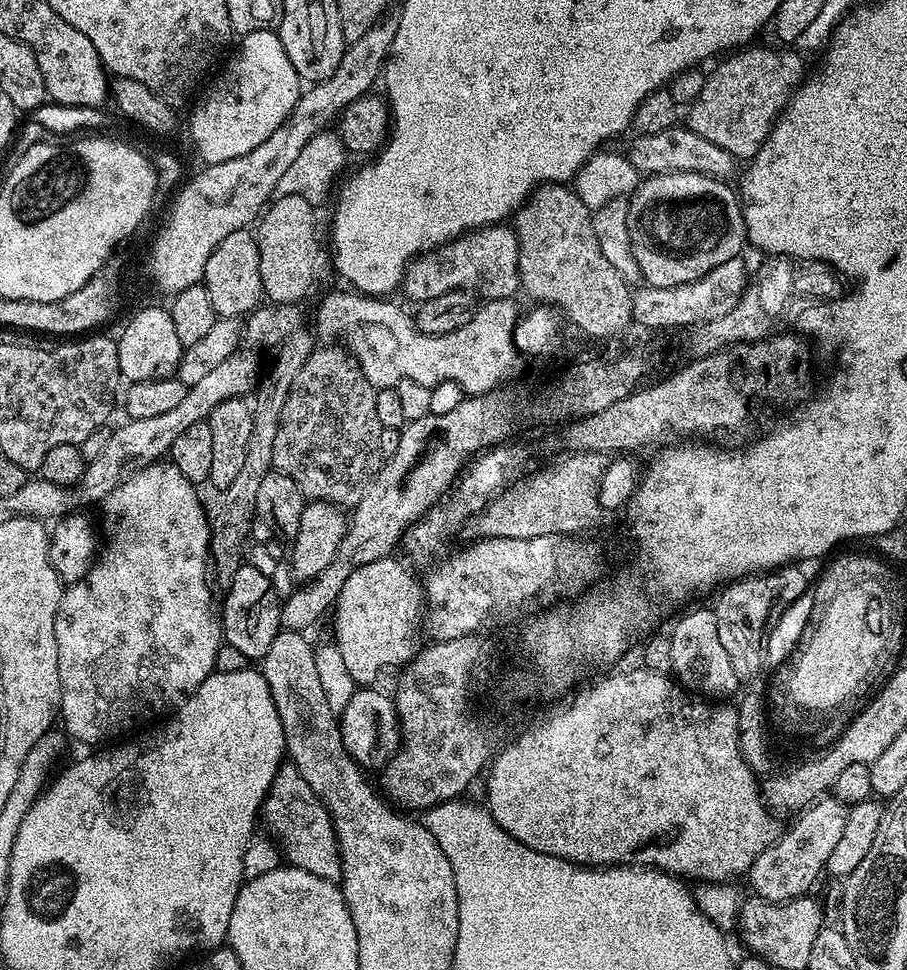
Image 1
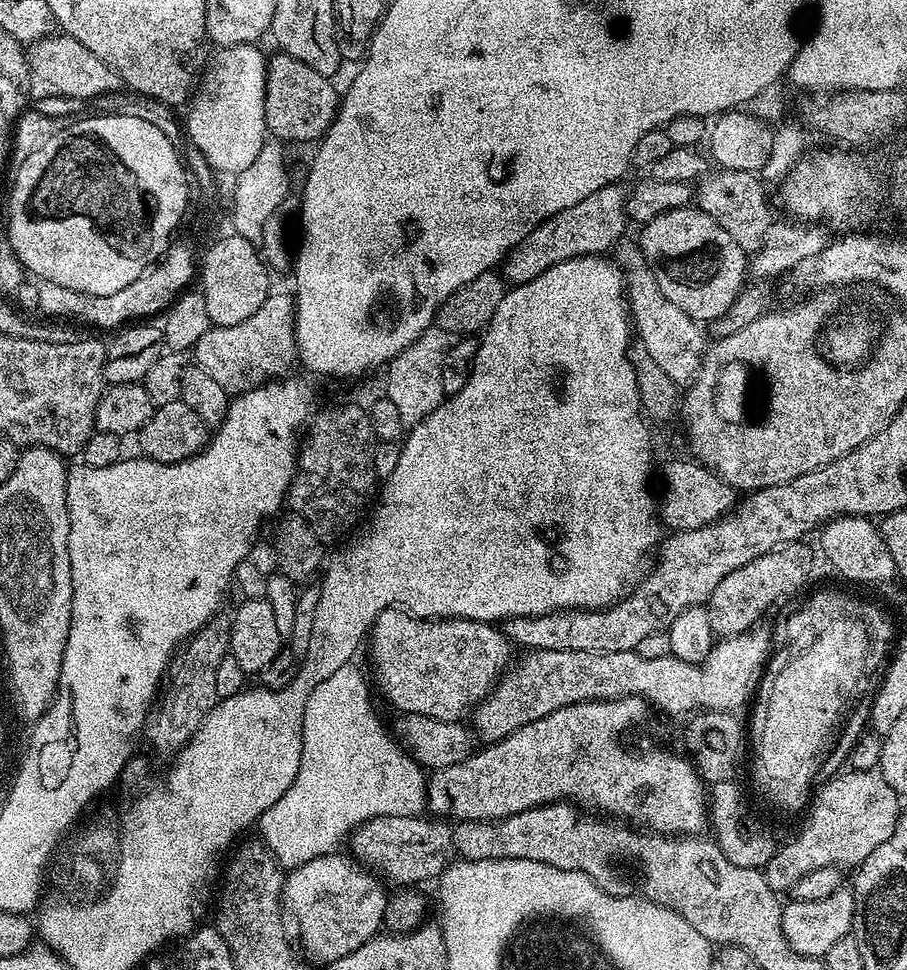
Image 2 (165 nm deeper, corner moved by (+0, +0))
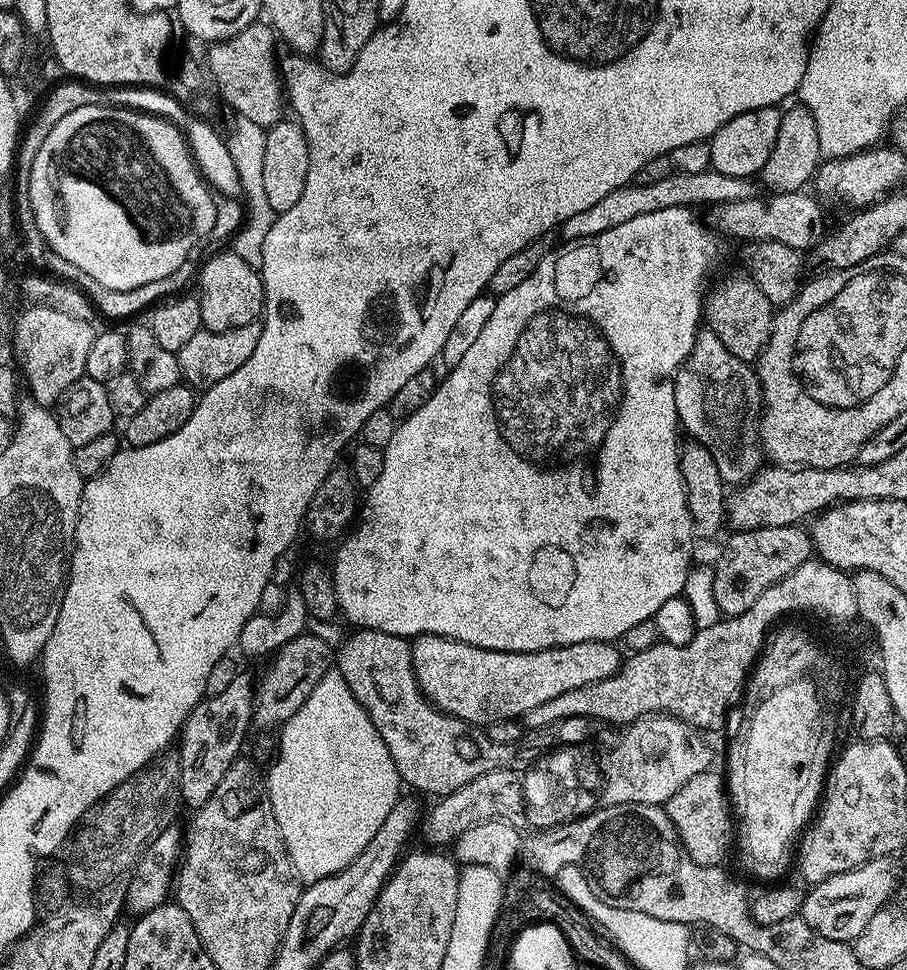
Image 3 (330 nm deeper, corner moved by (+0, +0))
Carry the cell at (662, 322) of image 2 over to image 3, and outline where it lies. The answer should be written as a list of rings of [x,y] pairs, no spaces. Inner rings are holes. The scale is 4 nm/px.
[[[701,331],[684,367],[677,370],[674,402],[683,431],[710,450],[725,485],[747,484],[761,471],[766,460],[762,447],[762,413],[766,405],[760,380],[755,367],[747,360],[734,358],[712,332]]]

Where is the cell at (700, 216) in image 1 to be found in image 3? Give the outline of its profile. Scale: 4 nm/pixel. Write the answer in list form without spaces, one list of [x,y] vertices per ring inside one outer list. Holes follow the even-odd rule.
[[[747,275],[732,276],[724,280],[716,289],[707,293],[704,301],[703,319],[707,331],[712,332],[734,354],[734,358],[749,362],[759,361],[772,333],[774,306],[758,290],[758,286]]]

